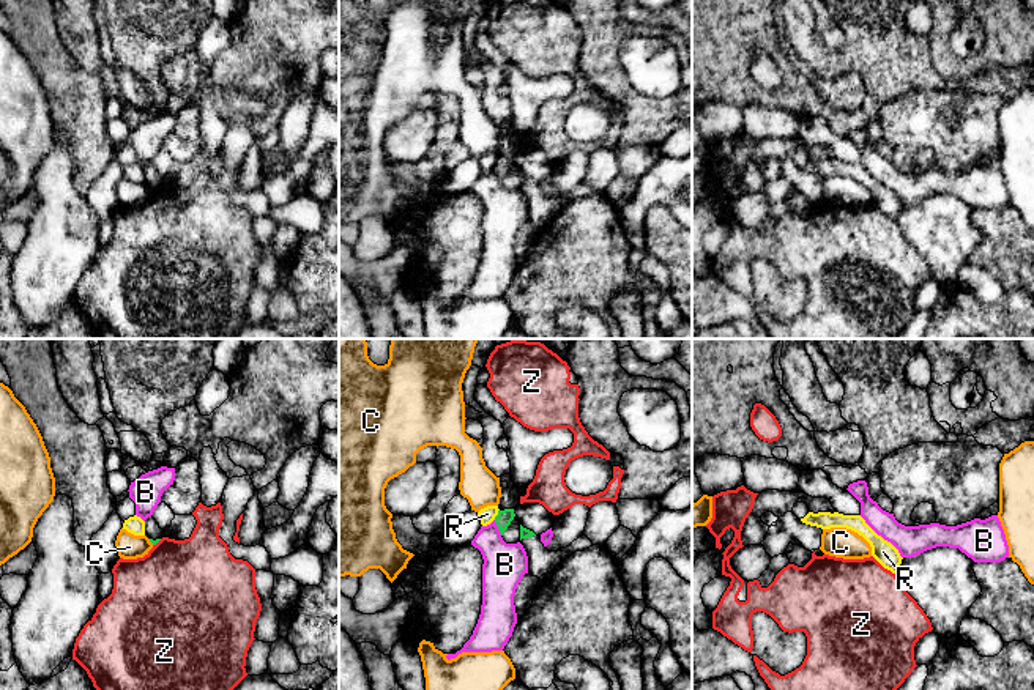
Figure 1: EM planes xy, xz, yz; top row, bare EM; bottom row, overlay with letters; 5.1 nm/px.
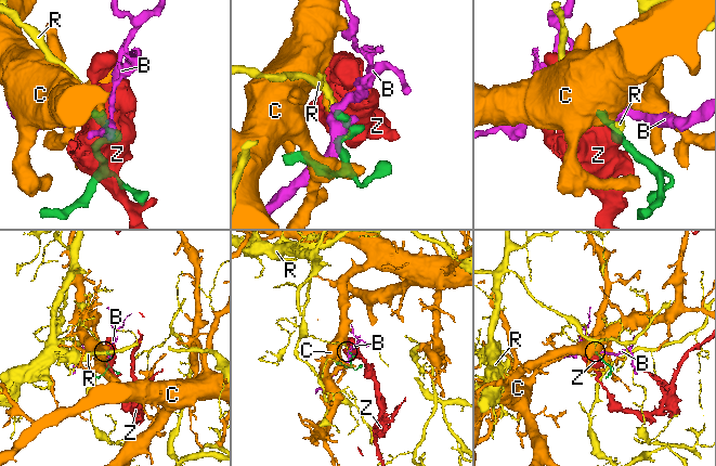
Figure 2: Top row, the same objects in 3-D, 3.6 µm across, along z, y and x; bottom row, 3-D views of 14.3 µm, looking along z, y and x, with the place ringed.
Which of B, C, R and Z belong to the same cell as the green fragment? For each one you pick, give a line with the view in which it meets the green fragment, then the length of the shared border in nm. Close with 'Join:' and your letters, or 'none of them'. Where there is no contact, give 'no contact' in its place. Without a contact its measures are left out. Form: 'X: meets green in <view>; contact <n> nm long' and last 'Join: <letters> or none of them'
Join: none of them

